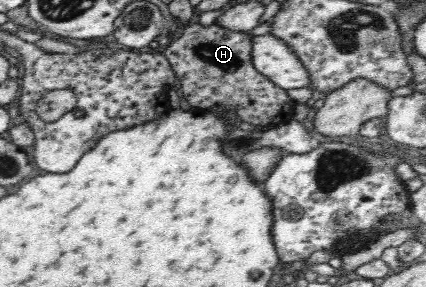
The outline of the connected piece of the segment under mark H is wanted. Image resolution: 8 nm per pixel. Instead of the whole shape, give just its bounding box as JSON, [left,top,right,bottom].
[163,21,297,131]

